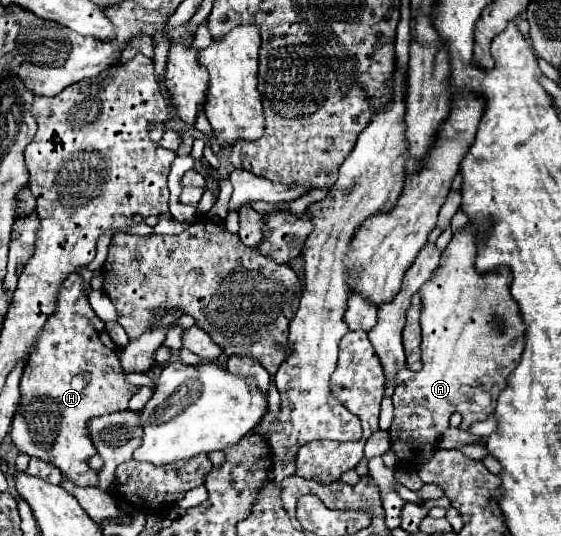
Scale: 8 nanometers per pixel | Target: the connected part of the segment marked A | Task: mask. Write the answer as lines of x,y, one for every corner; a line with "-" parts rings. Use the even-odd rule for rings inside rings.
466,224
464,228
456,230
450,244
446,246
446,250
442,252
442,258
440,258
440,264
436,268
436,272
430,276
430,280
426,280
420,288
420,298
422,298
422,314
420,314
420,324
422,324
422,362
424,362
424,368
420,372
412,372
408,368
404,368
402,372
398,372
398,386
394,390
394,396
392,396
392,402
394,405
394,418
392,420
392,426
390,426
390,450
396,454
396,460
398,460
398,466
402,468
412,468
412,470
418,470
418,466
426,464
434,452
438,450
438,438
450,428
450,416
454,412
460,412
462,414
462,424
460,424
460,430
468,430
474,422
480,422
480,420
486,420
494,408
496,408
497,398
500,392
505,388
508,374
516,368
516,364
520,362
520,356
522,356
522,350
524,350
524,324
520,320
520,310
516,308
516,302
512,300
510,296
510,285
512,284
512,276
492,276
494,272
488,272
488,276
478,276
476,272
476,236
472,236
472,224
-
492,316
500,316
500,320
504,320
504,332
496,332
494,330
494,324
492,324
-
482,390
488,390
492,396
481,396

